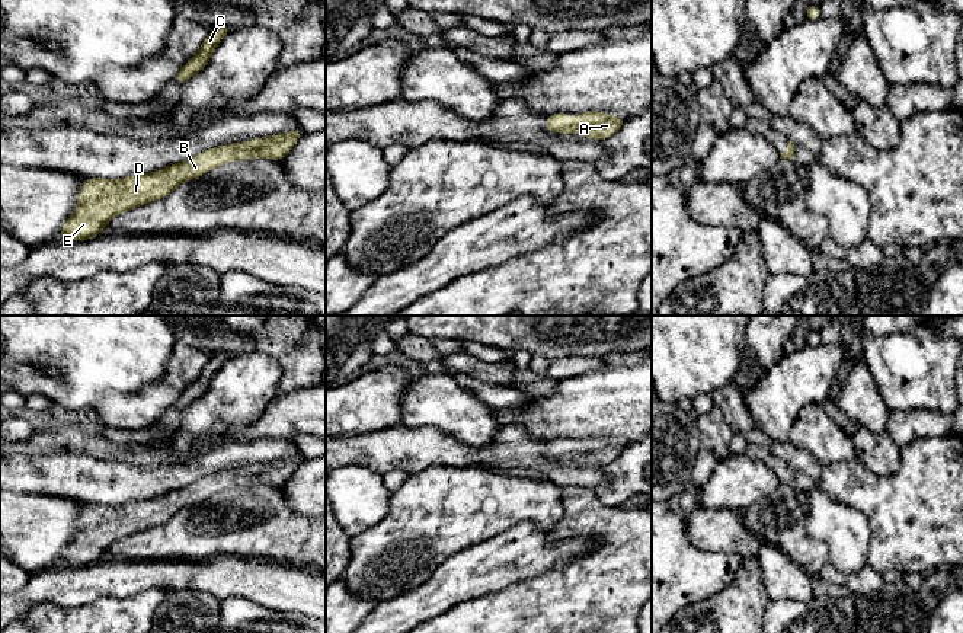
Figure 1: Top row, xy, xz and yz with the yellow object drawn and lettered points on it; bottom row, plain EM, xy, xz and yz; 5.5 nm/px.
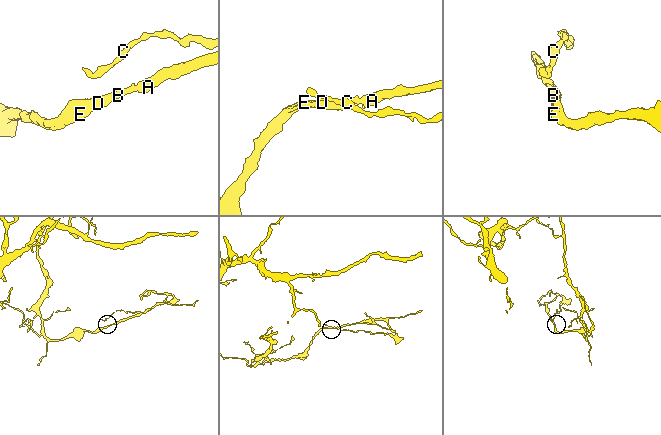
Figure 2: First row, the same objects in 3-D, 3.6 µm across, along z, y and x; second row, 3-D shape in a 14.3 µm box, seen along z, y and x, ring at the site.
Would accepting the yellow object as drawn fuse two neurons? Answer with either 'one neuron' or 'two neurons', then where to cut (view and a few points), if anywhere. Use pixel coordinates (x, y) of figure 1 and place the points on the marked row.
one neuron | no cut

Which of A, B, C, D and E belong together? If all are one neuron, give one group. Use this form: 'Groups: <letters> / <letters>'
Groups: A B C D E

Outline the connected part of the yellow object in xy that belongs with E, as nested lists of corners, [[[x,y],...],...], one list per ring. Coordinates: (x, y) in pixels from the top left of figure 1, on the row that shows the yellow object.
[[[300,127],[291,132],[253,138],[247,143],[224,144],[161,170],[118,180],[90,178],[81,186],[77,208],[63,224],[58,239],[77,242],[95,237],[105,231],[106,223],[115,215],[163,199],[180,183],[221,164],[252,157],[282,160],[303,134]]]

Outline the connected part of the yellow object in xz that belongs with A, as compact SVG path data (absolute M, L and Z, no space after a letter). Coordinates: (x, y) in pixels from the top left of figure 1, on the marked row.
M589 111L580 112L576 116L576 124L570 124L569 112L559 112L550 115L544 128L551 132L563 132L566 135L572 132L582 134L594 140L607 140L612 137L620 127L626 122L626 116L608 116L604 112Z

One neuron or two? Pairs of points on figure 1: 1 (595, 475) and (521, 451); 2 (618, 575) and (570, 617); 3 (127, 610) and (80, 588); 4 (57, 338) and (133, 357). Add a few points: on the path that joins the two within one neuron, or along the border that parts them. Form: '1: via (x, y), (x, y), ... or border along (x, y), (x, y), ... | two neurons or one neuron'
1: via (576, 475), (565, 475), (540, 462) | one neuron
2: via (607, 587), (582, 610) | one neuron
3: border along (134, 595), (99, 597), (88, 604), (67, 607) | two neurons
4: via (76, 338), (114, 338) | one neuron

